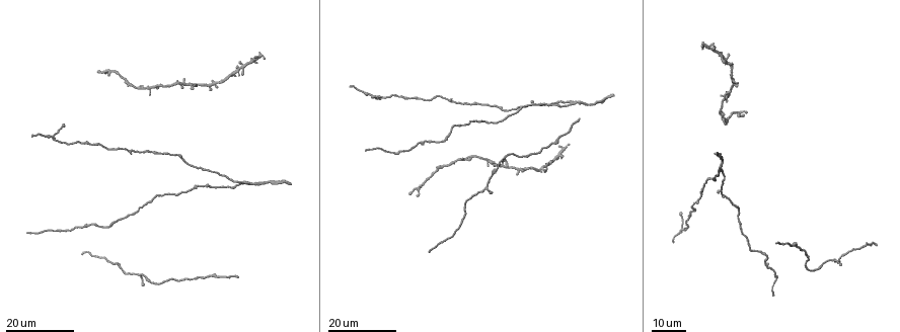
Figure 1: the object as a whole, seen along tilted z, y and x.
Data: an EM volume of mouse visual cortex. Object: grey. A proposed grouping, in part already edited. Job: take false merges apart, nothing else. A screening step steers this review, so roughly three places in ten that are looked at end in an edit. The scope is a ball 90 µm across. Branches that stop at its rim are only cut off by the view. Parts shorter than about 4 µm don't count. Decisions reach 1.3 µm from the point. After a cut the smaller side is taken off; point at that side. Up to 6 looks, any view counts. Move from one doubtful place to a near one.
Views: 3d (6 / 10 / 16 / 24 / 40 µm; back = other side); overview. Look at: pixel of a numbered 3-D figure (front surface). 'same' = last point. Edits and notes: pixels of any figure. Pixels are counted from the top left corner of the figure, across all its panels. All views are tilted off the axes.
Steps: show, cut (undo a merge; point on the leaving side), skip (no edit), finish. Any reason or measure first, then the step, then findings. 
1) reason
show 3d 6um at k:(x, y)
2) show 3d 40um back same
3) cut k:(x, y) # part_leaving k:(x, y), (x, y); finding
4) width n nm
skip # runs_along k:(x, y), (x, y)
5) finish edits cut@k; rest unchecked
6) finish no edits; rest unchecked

small branch off a trunk
show 3d 16um at 1:(681, 229)

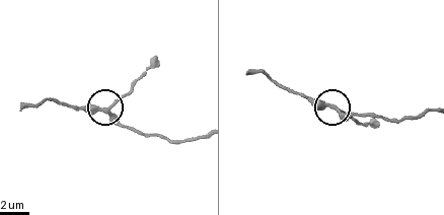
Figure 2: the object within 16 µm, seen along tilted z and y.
zoom in
show 3d 10um at 2:(334, 106)

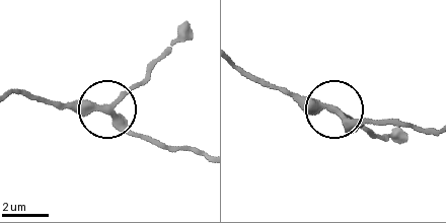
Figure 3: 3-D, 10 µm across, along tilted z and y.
side_arm 5 um
skip # runs_along 3:(431, 128), (372, 122), (339, 109), (378, 135); one cell here

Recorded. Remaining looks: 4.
show 3d 24um at 1:(444, 140)

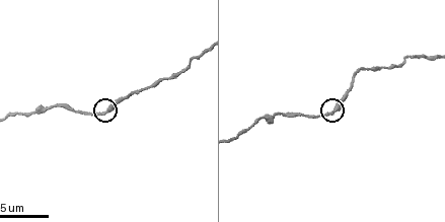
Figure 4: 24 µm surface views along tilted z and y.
zoom in
show 3d 6um at 4:(105, 111)

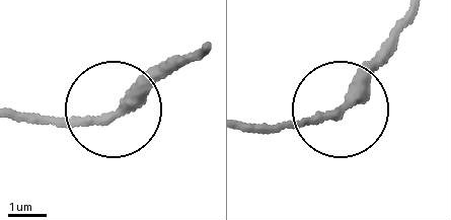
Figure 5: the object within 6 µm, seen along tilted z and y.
side_arm 28 um
skip # runs_along 5:(414, 16), (337, 111), (299, 126), (245, 123); continuous, no second cell

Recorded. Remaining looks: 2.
show 3d 24um at 1:(150, 86)

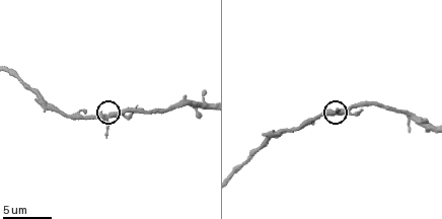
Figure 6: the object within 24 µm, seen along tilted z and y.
show 3d 6um at 6:(335, 113)

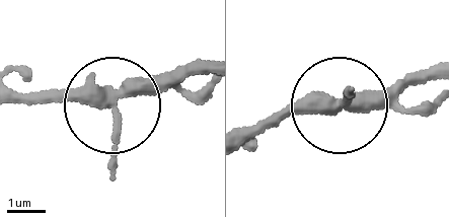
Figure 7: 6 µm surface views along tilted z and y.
side_arm 21 um
skip # one cell here

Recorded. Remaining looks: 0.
finish no edits; rest unchecked

